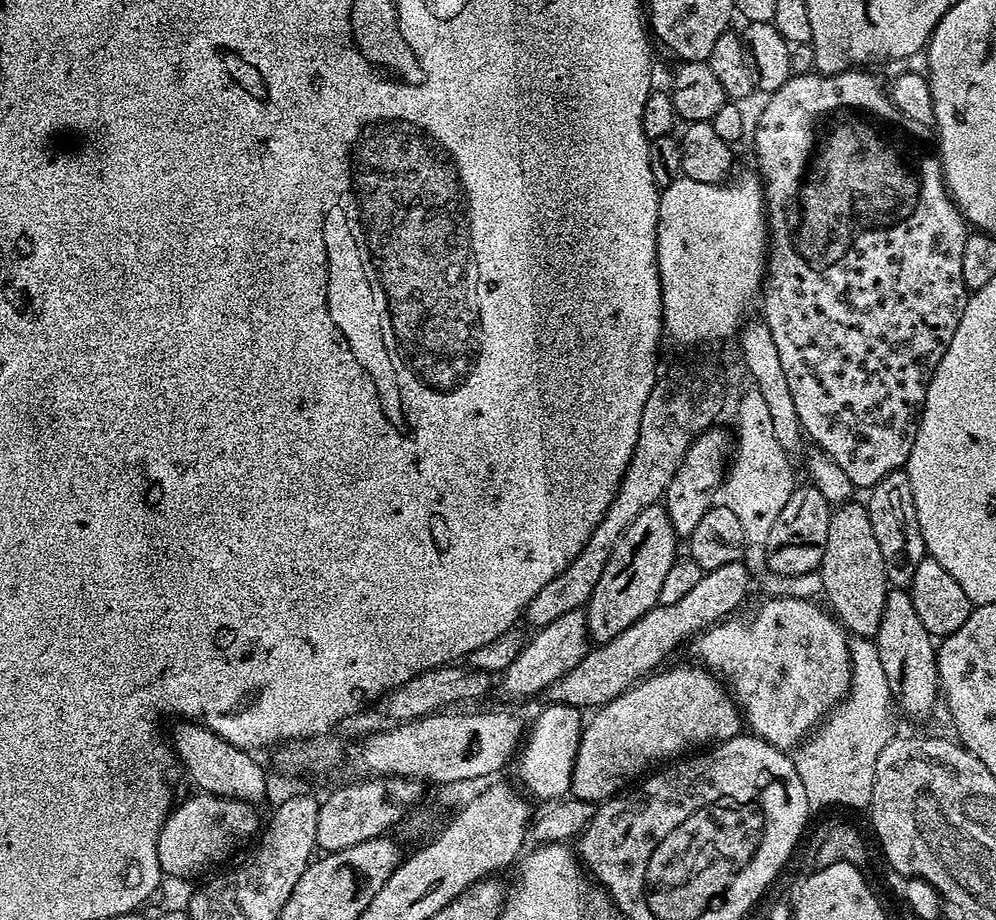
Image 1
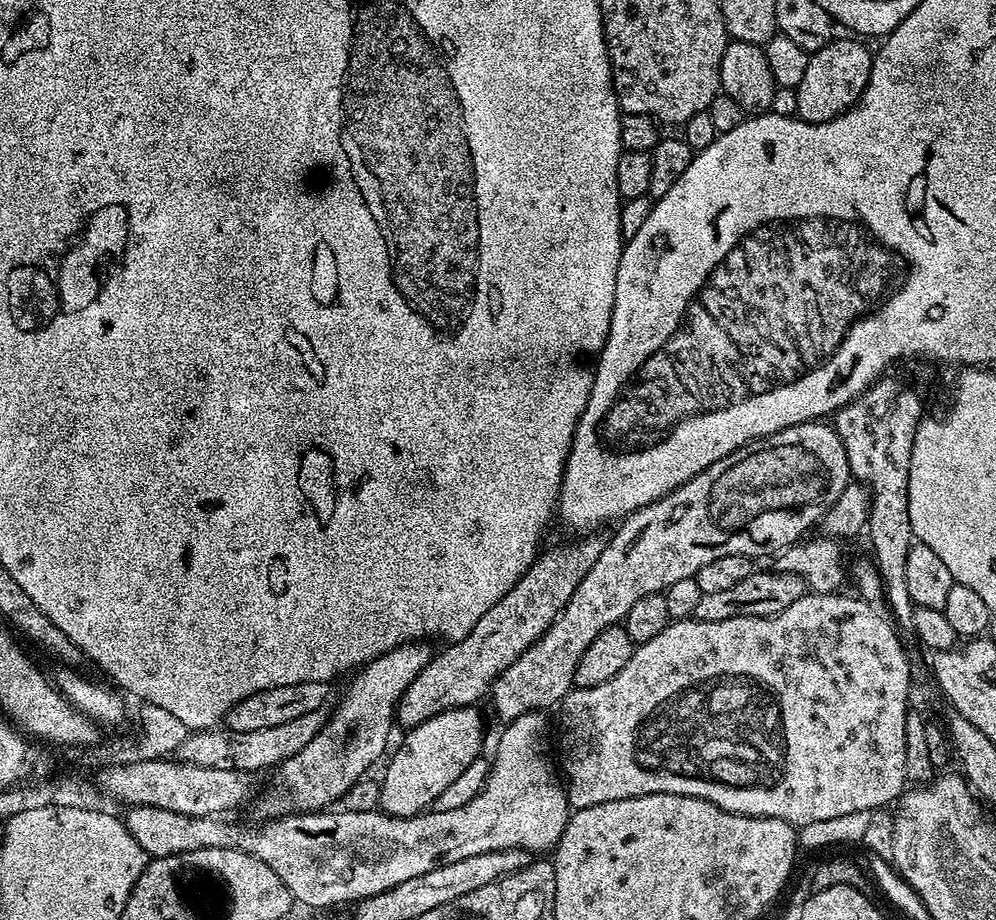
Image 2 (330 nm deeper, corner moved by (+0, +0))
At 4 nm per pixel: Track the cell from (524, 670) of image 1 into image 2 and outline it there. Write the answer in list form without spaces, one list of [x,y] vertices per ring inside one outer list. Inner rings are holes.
[[[476,706],[466,708],[455,708],[446,710],[442,714],[434,714],[426,722],[407,729],[403,733],[404,741],[400,749],[387,757],[388,765],[384,768],[384,780],[379,781],[380,799],[379,807],[387,812],[389,816],[419,816],[421,812],[431,809],[435,805],[438,794],[462,774],[470,766],[470,762],[481,759],[480,747],[484,744],[484,720],[480,717],[481,709]]]

